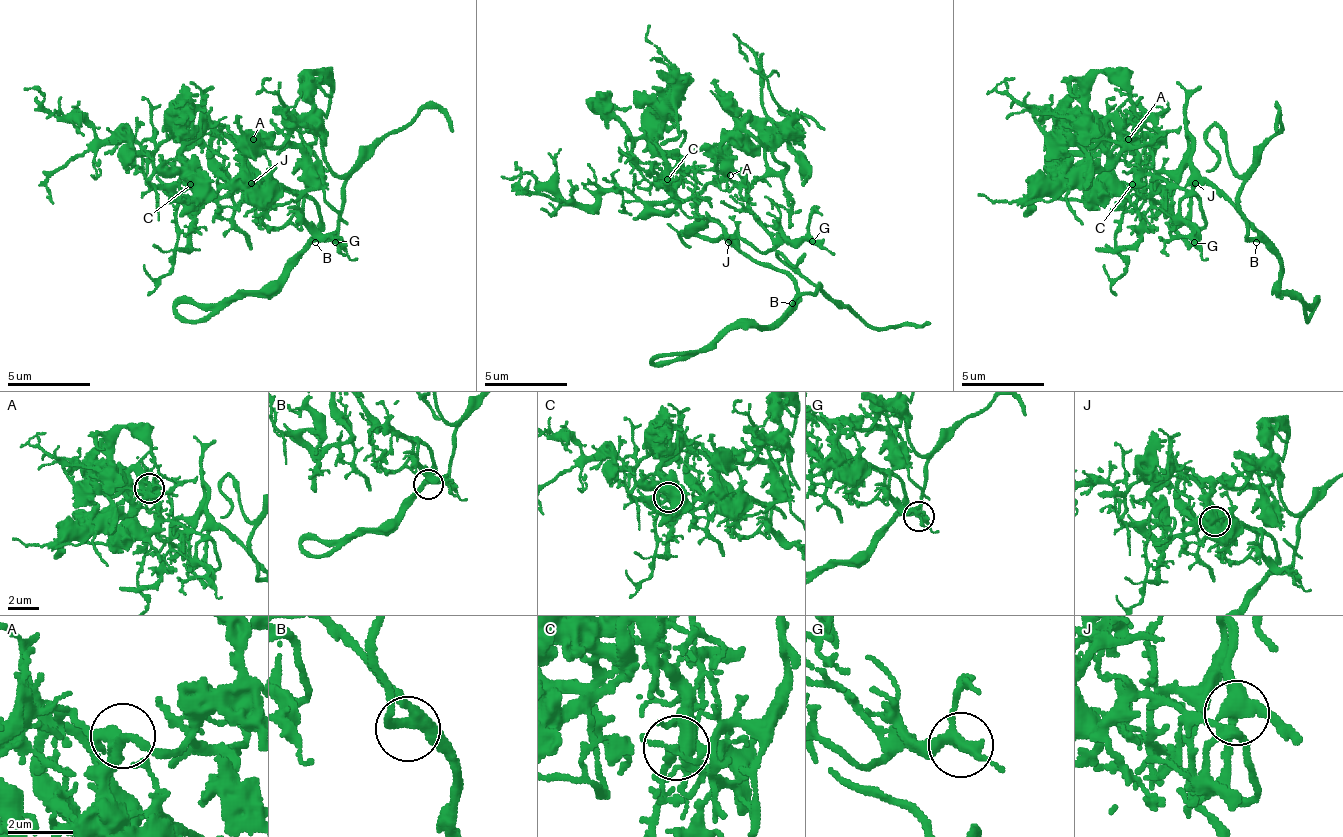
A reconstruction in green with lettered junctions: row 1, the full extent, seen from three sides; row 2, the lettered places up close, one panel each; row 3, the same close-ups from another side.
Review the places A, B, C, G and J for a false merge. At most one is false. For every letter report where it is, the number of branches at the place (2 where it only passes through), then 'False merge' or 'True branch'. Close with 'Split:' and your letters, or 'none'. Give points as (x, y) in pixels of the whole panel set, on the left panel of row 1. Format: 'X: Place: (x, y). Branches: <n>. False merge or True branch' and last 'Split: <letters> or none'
A: Place: (253, 139). Branches: 3. True branch
B: Place: (315, 242). Branches: 3. True branch
C: Place: (190, 184). Branches: 3. True branch
G: Place: (335, 242). Branches: 3. True branch
J: Place: (251, 183). Branches: 3. True branch
Split: none

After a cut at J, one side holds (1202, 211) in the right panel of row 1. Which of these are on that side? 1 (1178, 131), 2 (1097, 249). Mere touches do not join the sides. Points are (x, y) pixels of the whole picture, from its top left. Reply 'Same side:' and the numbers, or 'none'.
Same side: 1

